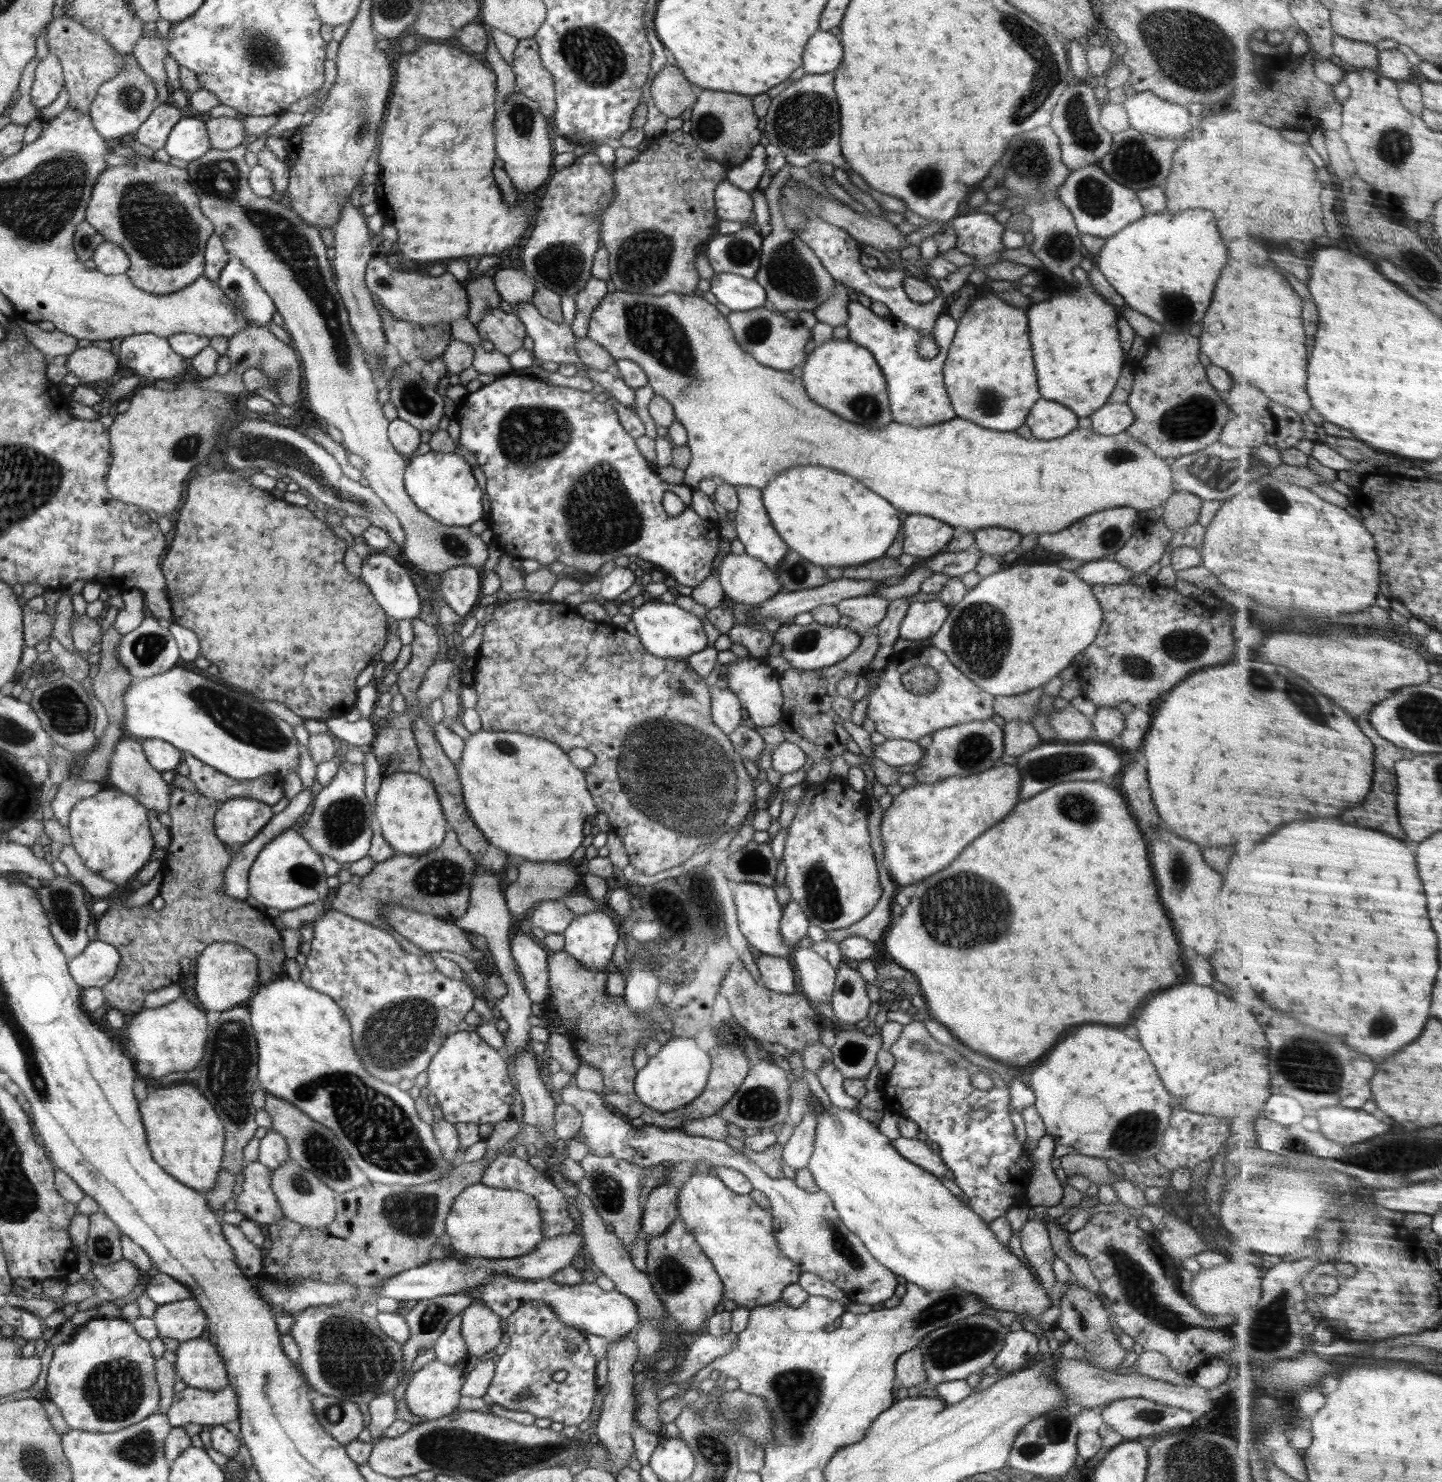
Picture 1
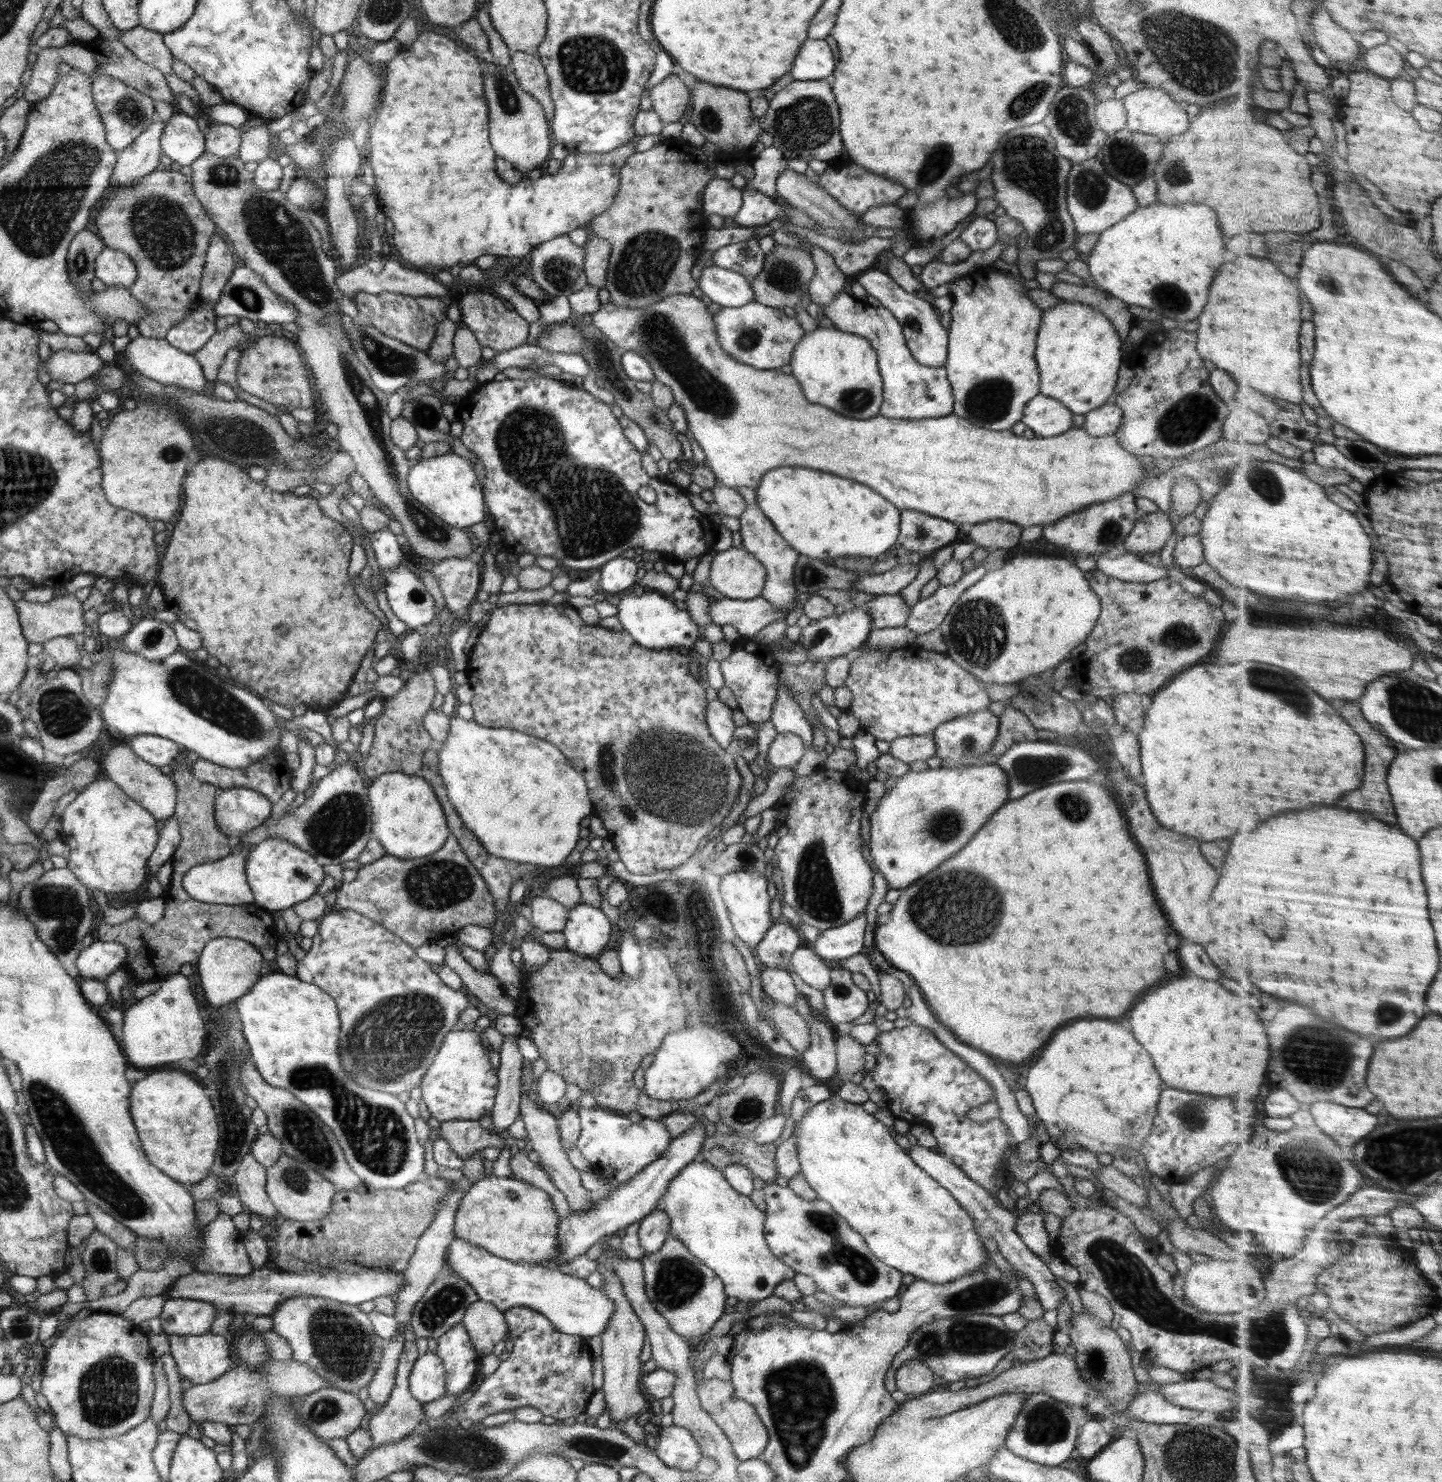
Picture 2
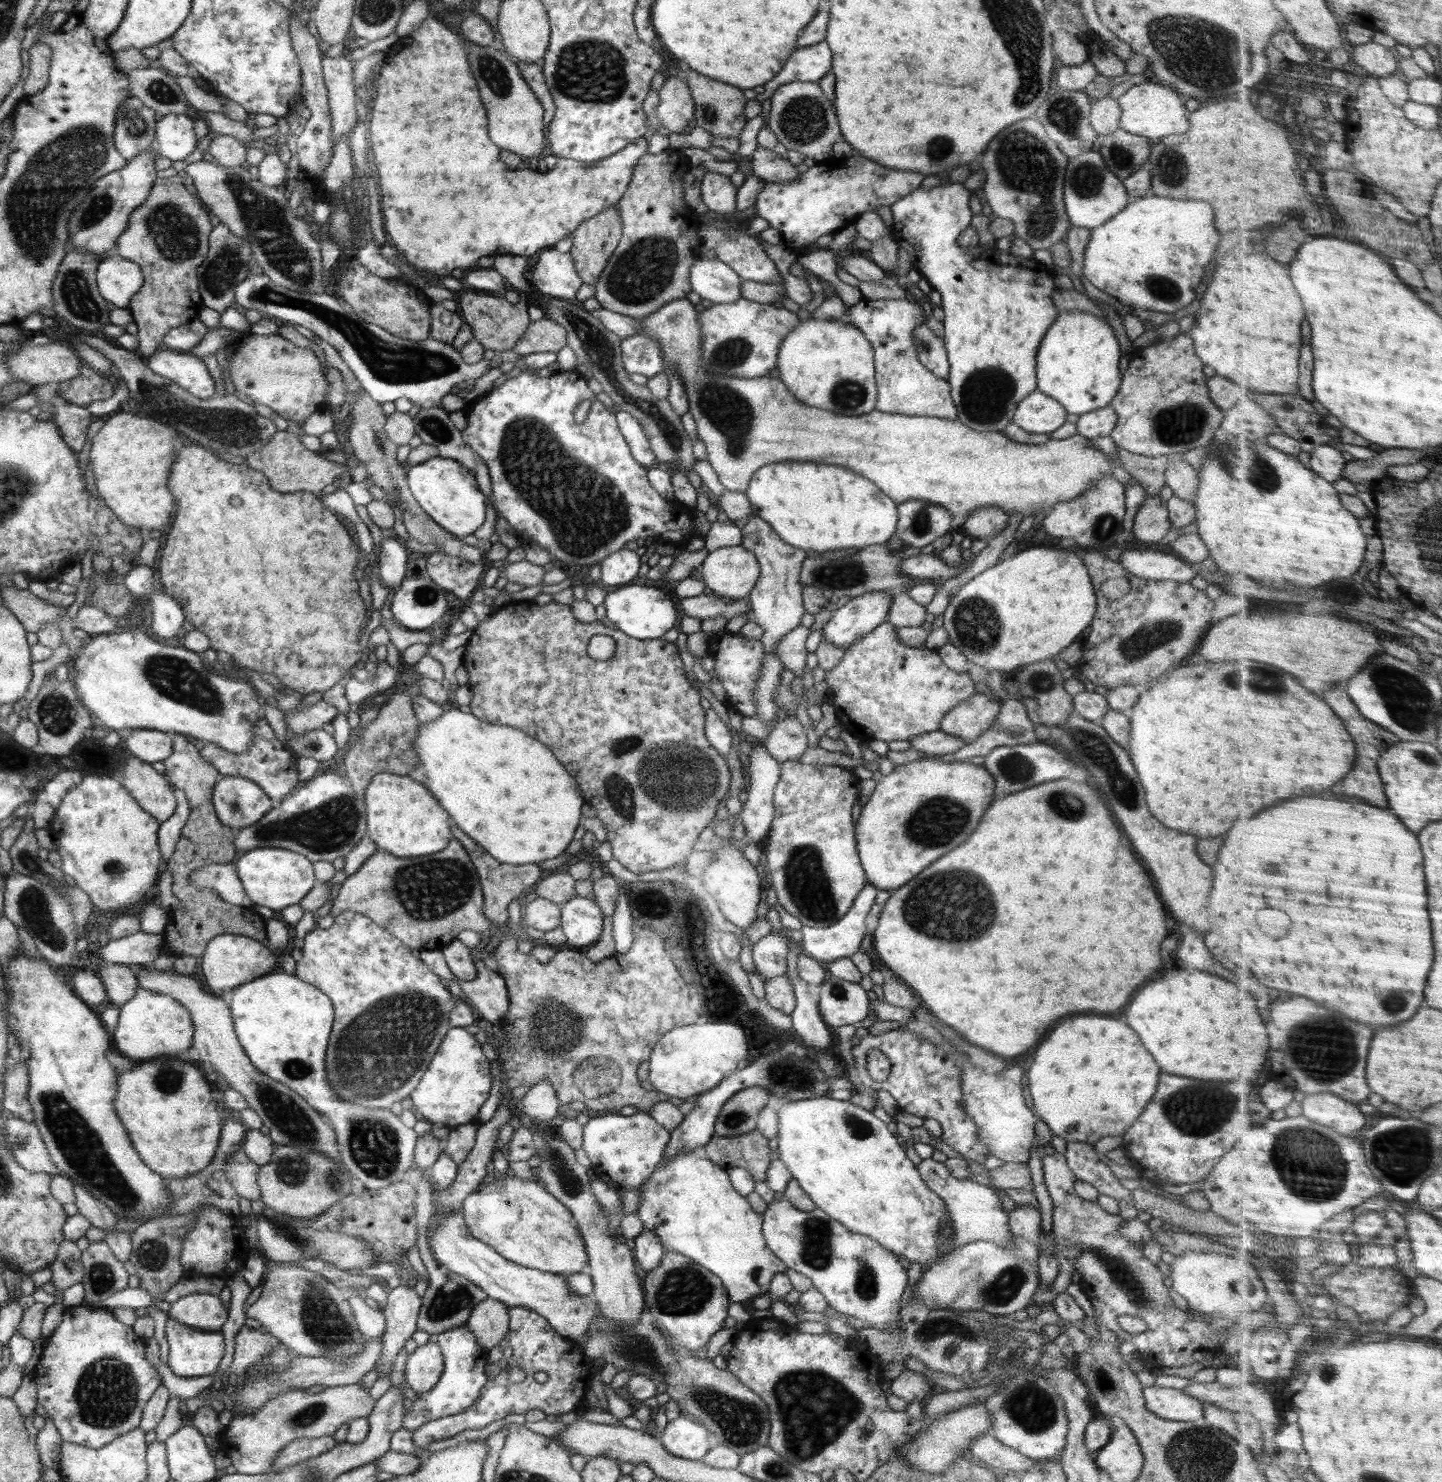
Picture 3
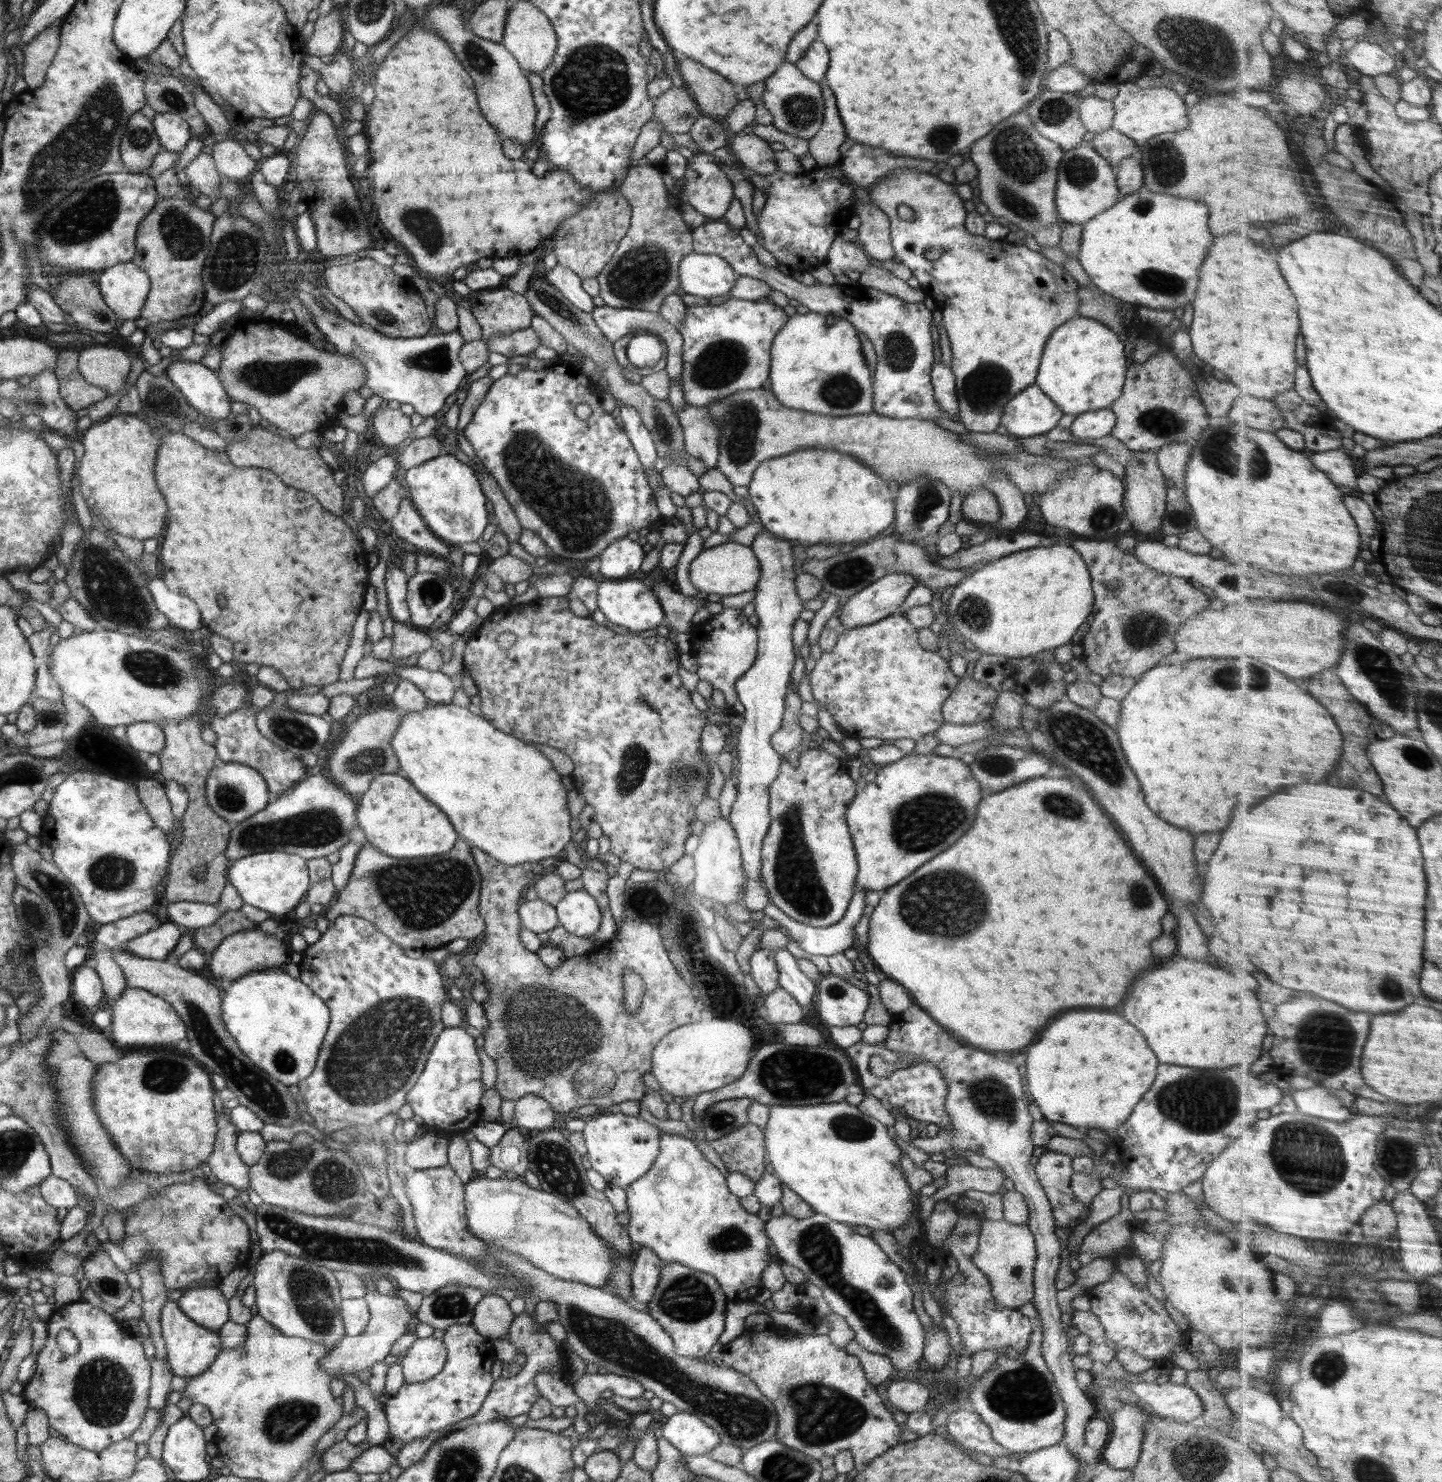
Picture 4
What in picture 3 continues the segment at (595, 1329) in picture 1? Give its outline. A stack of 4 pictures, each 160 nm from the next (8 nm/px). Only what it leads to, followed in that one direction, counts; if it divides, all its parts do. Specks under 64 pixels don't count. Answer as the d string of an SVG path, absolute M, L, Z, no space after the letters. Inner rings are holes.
M462 1209L439 1218L435 1226L428 1231L428 1240L433 1257L442 1266L480 1287L488 1298L502 1302L508 1307L524 1307L537 1312L548 1320L558 1334L576 1343L585 1342L589 1338L589 1326L598 1311L596 1303L586 1295L577 1295L571 1291L565 1275L528 1268L506 1260L491 1246L470 1234Z

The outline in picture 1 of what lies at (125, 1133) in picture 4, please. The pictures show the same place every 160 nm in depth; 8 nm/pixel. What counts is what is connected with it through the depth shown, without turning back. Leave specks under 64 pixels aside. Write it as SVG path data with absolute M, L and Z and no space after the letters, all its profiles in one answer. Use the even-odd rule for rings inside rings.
M188 1084L166 1086L150 1090L139 1106L152 1158L188 1188L201 1194L212 1190L222 1170L225 1134L218 1113L204 1100L204 1095Z

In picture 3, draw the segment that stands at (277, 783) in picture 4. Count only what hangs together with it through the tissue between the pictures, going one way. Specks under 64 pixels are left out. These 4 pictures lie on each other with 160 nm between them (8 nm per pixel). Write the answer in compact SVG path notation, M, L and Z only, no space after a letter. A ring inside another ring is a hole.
M258 719L254 723L253 741L244 754L233 754L211 742L205 743L199 750L201 757L209 762L219 772L220 776L241 776L255 782L270 799L284 799L290 792L295 790L300 782L298 781L297 758L290 750L280 742L272 727L265 719Z

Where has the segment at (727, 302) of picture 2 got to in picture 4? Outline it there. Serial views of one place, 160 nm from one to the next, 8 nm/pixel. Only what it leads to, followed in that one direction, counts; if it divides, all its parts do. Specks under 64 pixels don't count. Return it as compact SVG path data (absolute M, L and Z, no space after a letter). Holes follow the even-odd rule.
M694 250L680 261L678 272L686 295L702 296L711 301L728 294L738 277L730 263L721 256Z

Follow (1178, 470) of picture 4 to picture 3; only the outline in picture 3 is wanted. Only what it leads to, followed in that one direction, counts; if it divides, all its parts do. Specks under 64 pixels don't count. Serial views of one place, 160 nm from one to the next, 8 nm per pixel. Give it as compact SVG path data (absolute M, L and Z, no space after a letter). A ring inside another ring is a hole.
M1180 456L1169 457L1170 463L1165 471L1165 484L1172 489L1176 497L1194 504L1199 487L1198 470L1188 465L1186 460L1180 459Z

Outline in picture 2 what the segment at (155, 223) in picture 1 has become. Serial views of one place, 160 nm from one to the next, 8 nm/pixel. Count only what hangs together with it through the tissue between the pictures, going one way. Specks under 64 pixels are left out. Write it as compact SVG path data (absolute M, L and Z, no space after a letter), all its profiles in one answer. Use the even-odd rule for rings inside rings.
M156 169L137 178L132 186L114 191L97 212L91 227L96 230L105 247L125 252L136 265L137 277L129 289L132 296L147 308L145 320L140 320L137 324L139 335L164 339L172 326L190 314L192 303L199 298L207 248L215 234L215 224L196 198L193 180L180 171Z

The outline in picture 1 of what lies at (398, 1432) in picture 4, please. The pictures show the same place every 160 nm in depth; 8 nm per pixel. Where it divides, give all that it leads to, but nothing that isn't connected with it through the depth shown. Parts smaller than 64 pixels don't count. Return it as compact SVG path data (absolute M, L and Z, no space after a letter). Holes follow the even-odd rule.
M461 1314L453 1316L446 1325L444 1332L434 1345L434 1352L440 1362L458 1364L465 1361L469 1354L463 1336L461 1335Z

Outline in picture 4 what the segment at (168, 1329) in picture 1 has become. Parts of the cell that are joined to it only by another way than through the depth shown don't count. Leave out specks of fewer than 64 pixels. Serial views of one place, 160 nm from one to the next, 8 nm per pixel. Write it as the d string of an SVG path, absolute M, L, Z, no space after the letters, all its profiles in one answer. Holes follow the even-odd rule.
M217 1286L191 1288L177 1300L180 1310L190 1320L217 1332L228 1320L228 1299Z

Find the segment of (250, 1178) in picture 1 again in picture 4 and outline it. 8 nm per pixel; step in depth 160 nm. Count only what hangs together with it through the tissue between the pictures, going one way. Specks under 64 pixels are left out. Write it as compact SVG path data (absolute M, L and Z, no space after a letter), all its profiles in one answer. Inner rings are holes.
M224 1110L224 1114L218 1119L217 1127L213 1151L207 1160L212 1176L219 1184L230 1184L238 1191L246 1191L251 1187L249 1166L240 1158L236 1150L238 1130L229 1119L227 1110Z

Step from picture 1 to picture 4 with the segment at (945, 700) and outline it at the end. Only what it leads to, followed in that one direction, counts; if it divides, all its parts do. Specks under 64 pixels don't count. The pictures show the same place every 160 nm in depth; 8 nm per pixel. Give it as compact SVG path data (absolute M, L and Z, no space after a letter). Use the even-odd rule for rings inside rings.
M896 612L894 615L887 616L878 622L872 624L865 624L858 628L843 628L841 629L841 635L839 636L836 646L830 652L823 652L820 659L816 661L816 666L810 673L810 686L812 688L812 694L814 698L826 706L826 710L830 712L832 718L836 721L836 724L840 728L844 729L845 735L848 738L862 739L862 738L880 738L880 740L896 740L897 738L910 738L910 740L917 741L923 736L938 730L943 725L942 705L944 701L951 695L951 692L955 690L958 683L961 681L960 677L957 677L949 667L949 662L946 659L940 657L938 652L929 651L928 649L920 646L917 637L917 628L900 612Z

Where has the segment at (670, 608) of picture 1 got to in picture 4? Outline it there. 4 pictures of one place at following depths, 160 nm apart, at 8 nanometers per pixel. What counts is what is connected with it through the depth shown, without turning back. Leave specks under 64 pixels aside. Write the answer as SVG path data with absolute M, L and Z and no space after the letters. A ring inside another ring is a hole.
M604 580L597 584L598 610L603 612L608 622L613 622L618 626L624 626L632 632L641 630L652 630L665 624L665 616L662 605L659 603L656 593L645 586L639 580Z

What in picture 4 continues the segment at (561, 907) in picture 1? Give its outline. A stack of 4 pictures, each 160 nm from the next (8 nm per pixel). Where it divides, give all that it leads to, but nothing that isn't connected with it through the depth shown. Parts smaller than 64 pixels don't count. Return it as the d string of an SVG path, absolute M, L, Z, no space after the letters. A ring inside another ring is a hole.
M540 899L522 903L518 915L522 927L536 934L550 932L559 924L555 907Z

